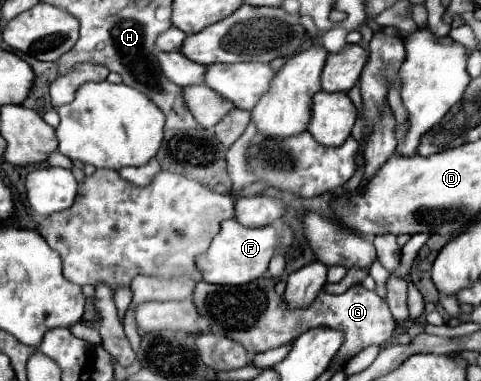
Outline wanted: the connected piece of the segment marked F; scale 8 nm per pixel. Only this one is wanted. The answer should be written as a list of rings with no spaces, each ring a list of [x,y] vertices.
[[[227,219],[221,225],[219,235],[213,239],[207,253],[203,253],[197,259],[197,267],[203,273],[203,279],[207,283],[219,283],[219,285],[245,285],[247,281],[255,281],[265,275],[269,261],[273,257],[273,251],[281,251],[287,255],[287,251],[293,245],[293,229],[287,223],[281,225],[265,225],[265,227],[243,227],[237,219]]]

